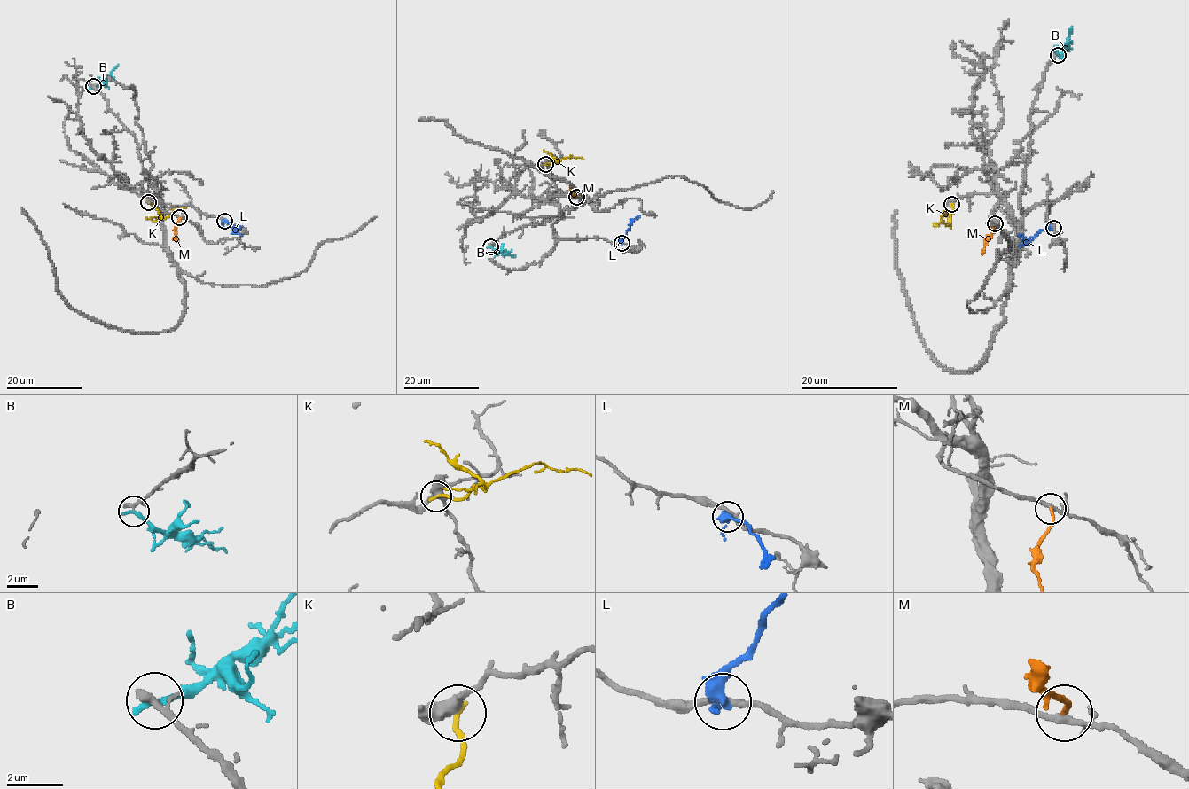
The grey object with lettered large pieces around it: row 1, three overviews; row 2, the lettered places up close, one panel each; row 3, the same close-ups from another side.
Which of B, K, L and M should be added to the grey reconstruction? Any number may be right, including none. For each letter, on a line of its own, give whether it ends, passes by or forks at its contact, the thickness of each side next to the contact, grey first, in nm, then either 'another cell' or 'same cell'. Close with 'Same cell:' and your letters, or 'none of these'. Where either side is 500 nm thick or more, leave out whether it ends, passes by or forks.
B: it ends there; 240 nm thick on the grey side, 280 nm on the other; another cell
K: it ends there; 440 nm thick on the grey side, 200 nm on the other; another cell
L: it passes by; 240 nm thick on the grey side, 400 nm on the other; another cell
M: it ends there; 190 nm thick on the grey side, 200 nm on the other; same cell
Same cell: M

